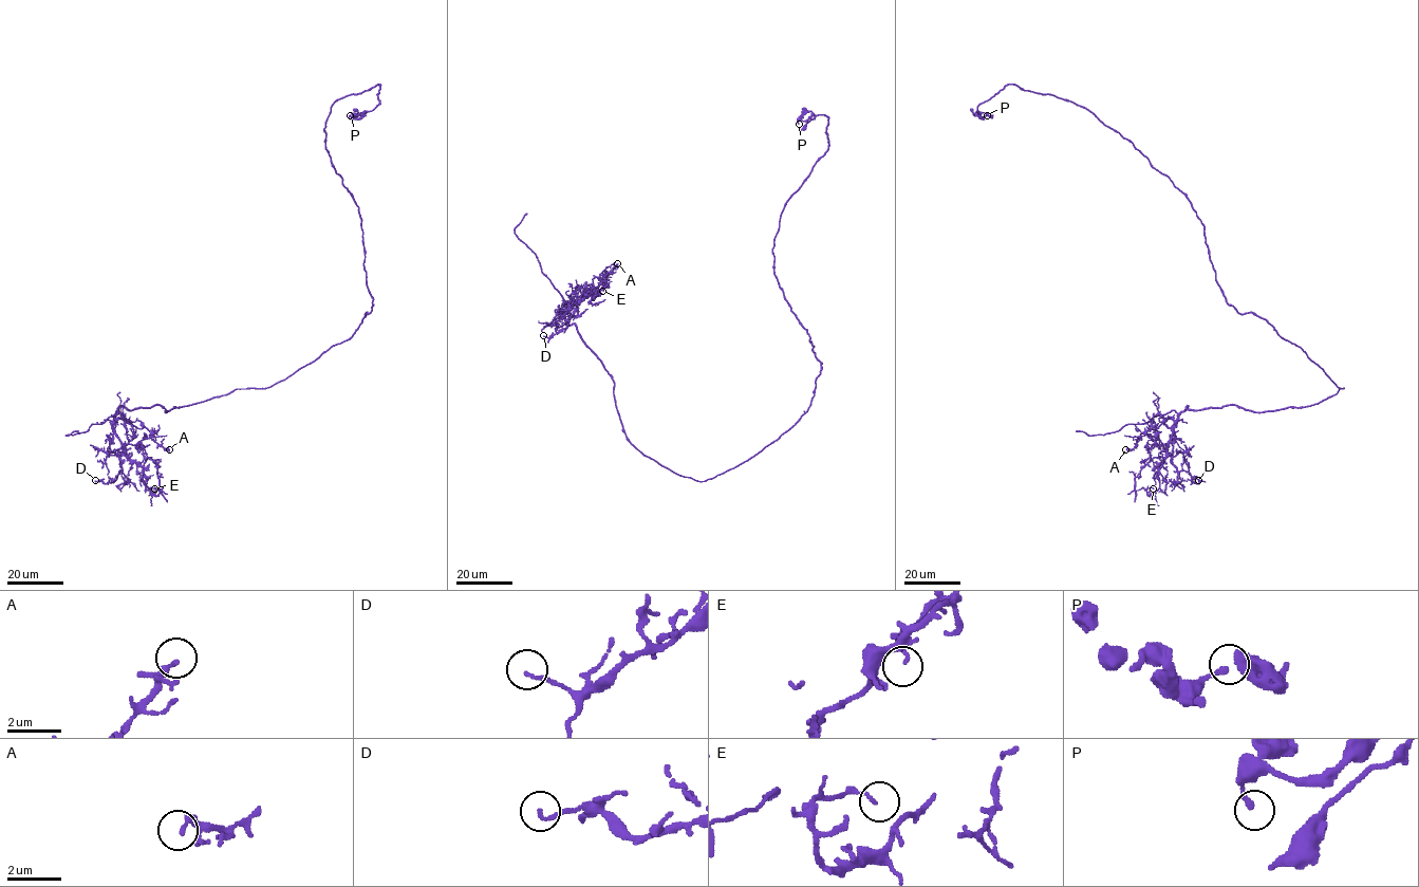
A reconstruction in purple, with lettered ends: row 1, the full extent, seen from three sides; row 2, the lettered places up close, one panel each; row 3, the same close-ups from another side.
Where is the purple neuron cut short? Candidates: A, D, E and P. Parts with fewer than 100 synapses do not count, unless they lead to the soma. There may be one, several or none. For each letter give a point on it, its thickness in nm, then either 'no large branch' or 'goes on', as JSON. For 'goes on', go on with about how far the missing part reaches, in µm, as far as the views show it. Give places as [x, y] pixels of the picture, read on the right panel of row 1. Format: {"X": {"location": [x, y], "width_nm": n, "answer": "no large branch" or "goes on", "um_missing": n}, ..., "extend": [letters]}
{"A": {"location": [1125, 449], "width_nm": 170, "answer": "no large branch"}, "D": {"location": [1198, 480], "width_nm": 120, "answer": "no large branch"}, "E": {"location": [1153, 488], "width_nm": 110, "answer": "no large branch"}, "P": {"location": [987, 115], "width_nm": 200, "answer": "no large branch"}, "extend": []}

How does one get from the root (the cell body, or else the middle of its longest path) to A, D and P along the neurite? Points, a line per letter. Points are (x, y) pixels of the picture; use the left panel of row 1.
A: (350, 337), (266, 388), (236, 389), (166, 412), (160, 405), (118, 408), (114, 420), (147, 427), (169, 449)
D: (350, 337), (266, 388), (166, 412), (120, 406), (112, 428), (122, 470), (95, 480)
P: (350, 337), (373, 299), (358, 207), (324, 129), (337, 99), (379, 84), (379, 104), (350, 115)

